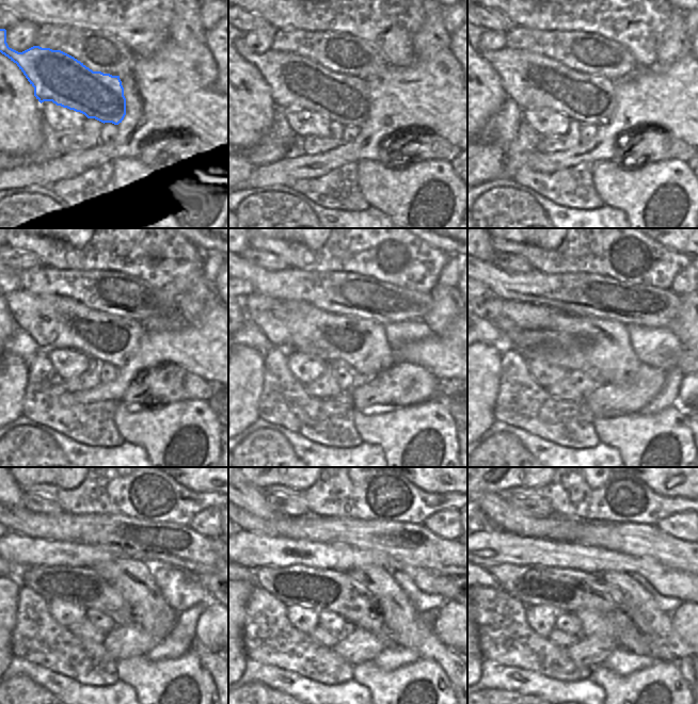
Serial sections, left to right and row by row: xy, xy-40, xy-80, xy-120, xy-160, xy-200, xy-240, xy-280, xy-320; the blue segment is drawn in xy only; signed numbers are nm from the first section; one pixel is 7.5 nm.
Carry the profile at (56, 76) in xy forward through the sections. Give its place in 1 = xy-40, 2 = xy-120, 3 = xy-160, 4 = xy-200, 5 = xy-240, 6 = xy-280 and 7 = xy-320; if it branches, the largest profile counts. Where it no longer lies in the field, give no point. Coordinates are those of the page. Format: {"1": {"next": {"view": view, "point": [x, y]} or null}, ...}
{"1": {"next": {"view": "xy-40", "point": [296, 81]}}, "2": {"next": {"view": "xy-120", "point": [54, 321]}}, "3": {"next": {"view": "xy-160", "point": [362, 344]}}, "4": {"next": {"view": "xy-200", "point": [605, 344]}}, "5": {"next": {"view": "xy-240", "point": [133, 579]}}, "6": {"next": {"view": "xy-280", "point": [385, 591]}}, "7": {"next": {"view": "xy-320", "point": [634, 593]}}}

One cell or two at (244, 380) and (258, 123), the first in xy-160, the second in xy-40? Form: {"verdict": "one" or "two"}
{"verdict": "two"}

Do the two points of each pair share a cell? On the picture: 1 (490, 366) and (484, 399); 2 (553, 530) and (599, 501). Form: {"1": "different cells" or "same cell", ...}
{"1": "same cell", "2": "different cells"}

